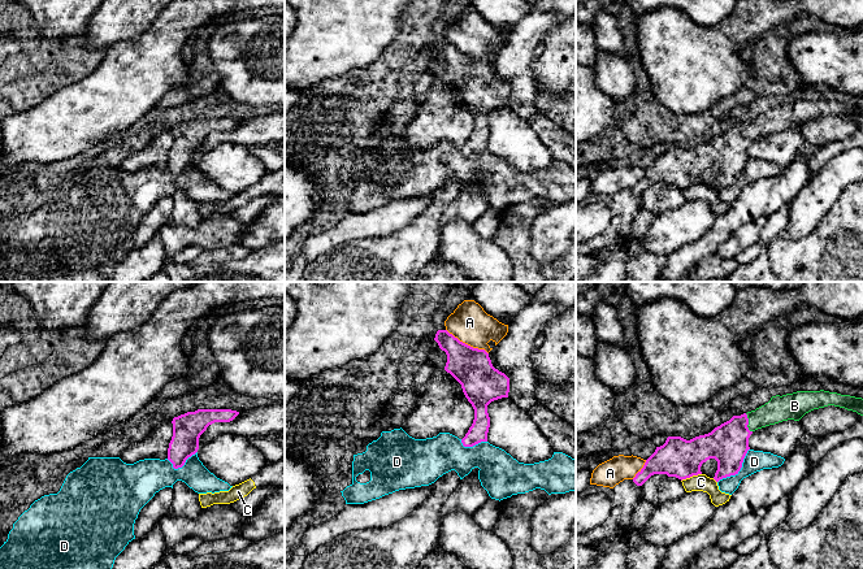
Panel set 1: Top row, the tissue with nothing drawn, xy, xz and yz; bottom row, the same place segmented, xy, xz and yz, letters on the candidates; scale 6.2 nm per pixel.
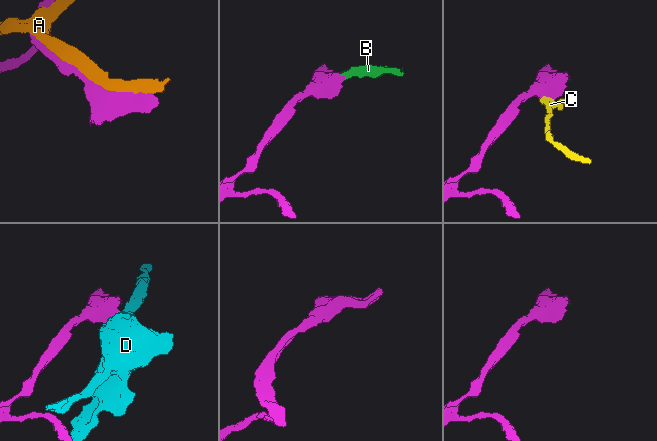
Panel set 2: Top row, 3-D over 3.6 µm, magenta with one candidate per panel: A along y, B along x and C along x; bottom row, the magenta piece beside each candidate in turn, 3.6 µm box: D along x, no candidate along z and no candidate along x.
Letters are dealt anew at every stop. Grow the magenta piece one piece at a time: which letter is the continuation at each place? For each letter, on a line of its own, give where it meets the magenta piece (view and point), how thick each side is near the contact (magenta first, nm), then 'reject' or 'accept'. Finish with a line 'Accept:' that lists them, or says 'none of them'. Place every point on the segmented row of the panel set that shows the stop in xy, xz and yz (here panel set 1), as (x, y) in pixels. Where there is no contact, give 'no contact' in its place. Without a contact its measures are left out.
A: xz (467, 344) | 240/240 nm | reject
B: yz (747, 422) | 260/160 nm | accept
C: yz (690, 476) | 240/110 nm | reject
D: yz (738, 470) | 260/130 nm | reject
Accept: B

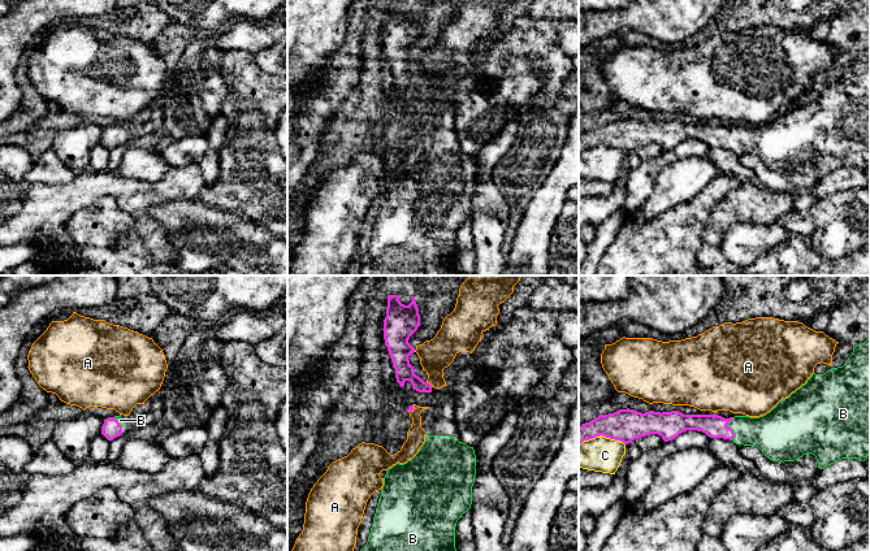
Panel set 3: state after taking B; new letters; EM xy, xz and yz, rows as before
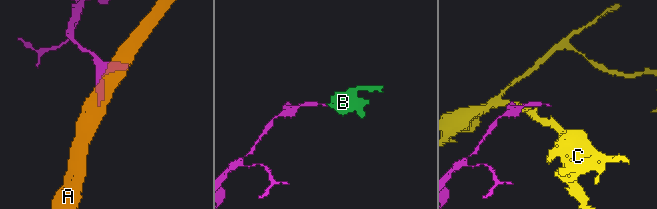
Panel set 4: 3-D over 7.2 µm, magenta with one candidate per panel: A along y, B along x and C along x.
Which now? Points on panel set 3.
A: xz (429, 384) | 110/200 nm | reject
B: yz (731, 429) | 140/240 nm | accept
C: yz (601, 434) | 200/220 nm | reject
Accept: B

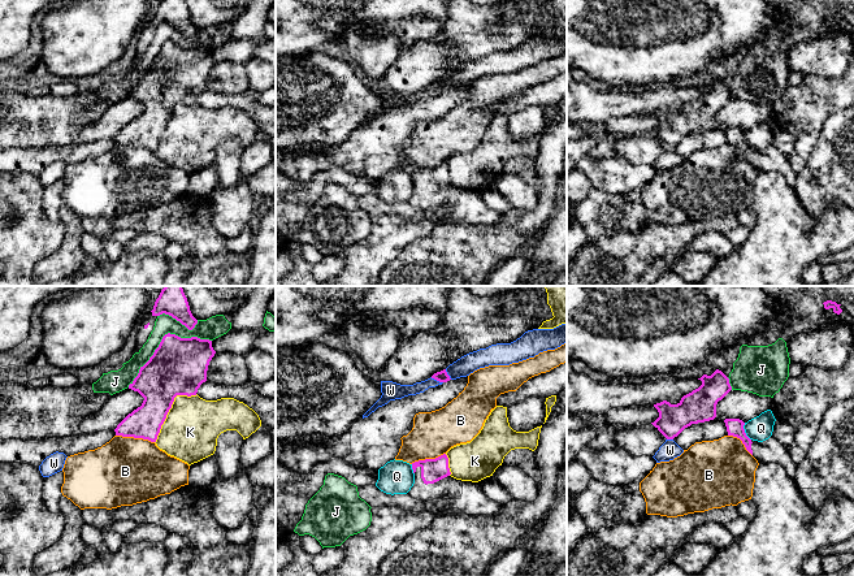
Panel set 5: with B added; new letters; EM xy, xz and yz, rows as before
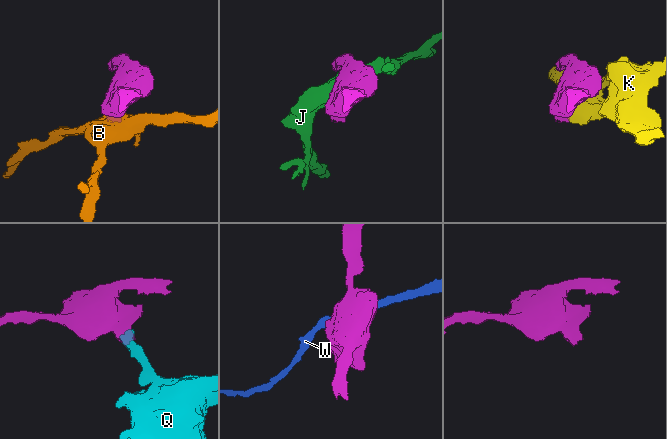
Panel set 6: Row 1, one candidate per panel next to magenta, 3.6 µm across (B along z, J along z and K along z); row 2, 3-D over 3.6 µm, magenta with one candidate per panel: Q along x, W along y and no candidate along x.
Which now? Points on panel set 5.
B: xy (135, 437) | 200/420 nm | reject
J: xy (163, 338) | 360/120 nm | reject
K: xy (169, 408) | 320/340 nm | reject
Q: yz (744, 432) | 110/150 nm | reject
W: xz (437, 380) | 70/90 nm | reject
Accept: none of them

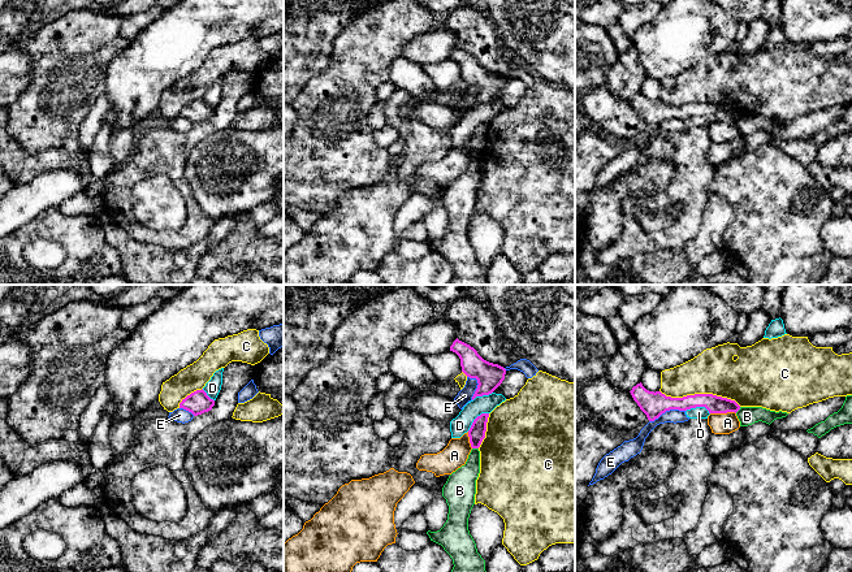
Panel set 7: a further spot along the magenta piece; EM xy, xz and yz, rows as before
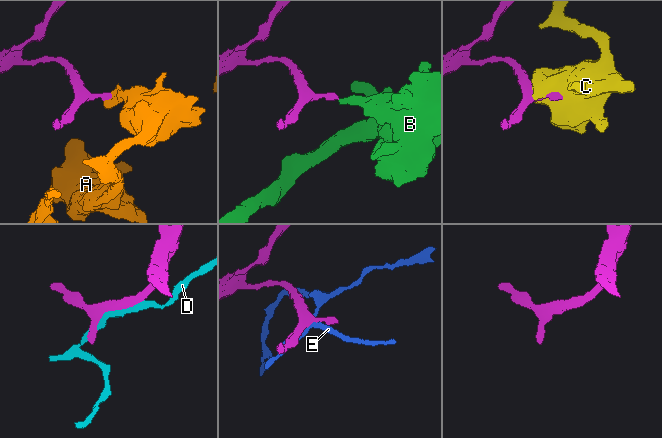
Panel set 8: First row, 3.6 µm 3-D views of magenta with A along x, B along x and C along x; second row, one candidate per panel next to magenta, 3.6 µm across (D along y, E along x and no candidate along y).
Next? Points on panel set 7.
A: yz (722, 412) | 110/130 nm | reject
B: xz (475, 447) | 110/190 nm | reject
C: yz (700, 394) | 120/280 nm | reject
D: xz (475, 419) | 110/120 nm | reject
E: yz (666, 410) | 160/80 nm | reject
Accept: none of them

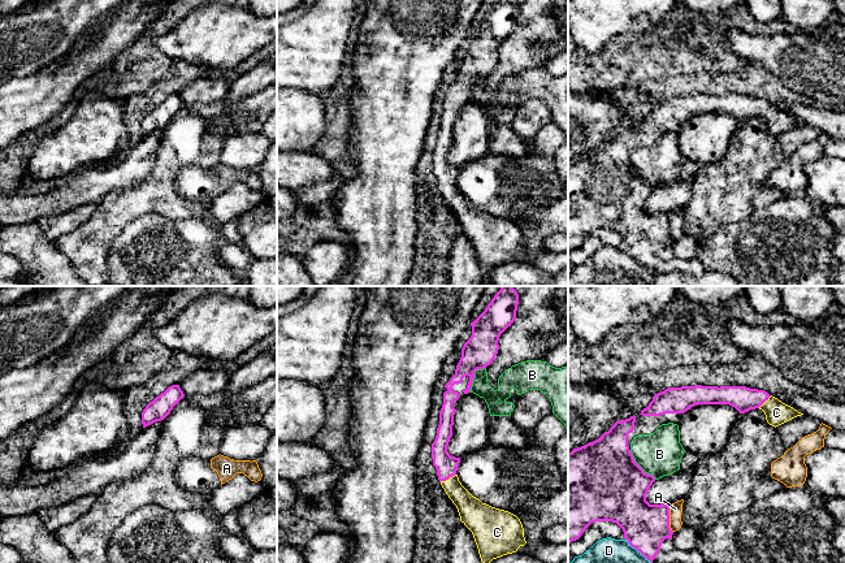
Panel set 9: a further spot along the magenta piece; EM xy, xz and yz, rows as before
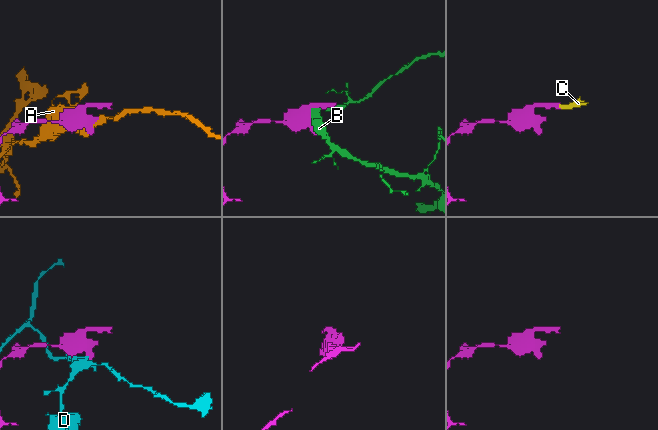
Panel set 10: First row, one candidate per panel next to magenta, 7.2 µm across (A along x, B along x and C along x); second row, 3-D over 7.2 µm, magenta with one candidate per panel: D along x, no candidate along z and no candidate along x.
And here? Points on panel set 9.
A: yz (668, 519) | 280/80 nm | reject
B: yz (640, 467) | 480/280 nm | reject
C: xz (447, 479) | 140/160 nm | accept
D: yz (638, 550) | 280/160 nm | reject
Accept: C

